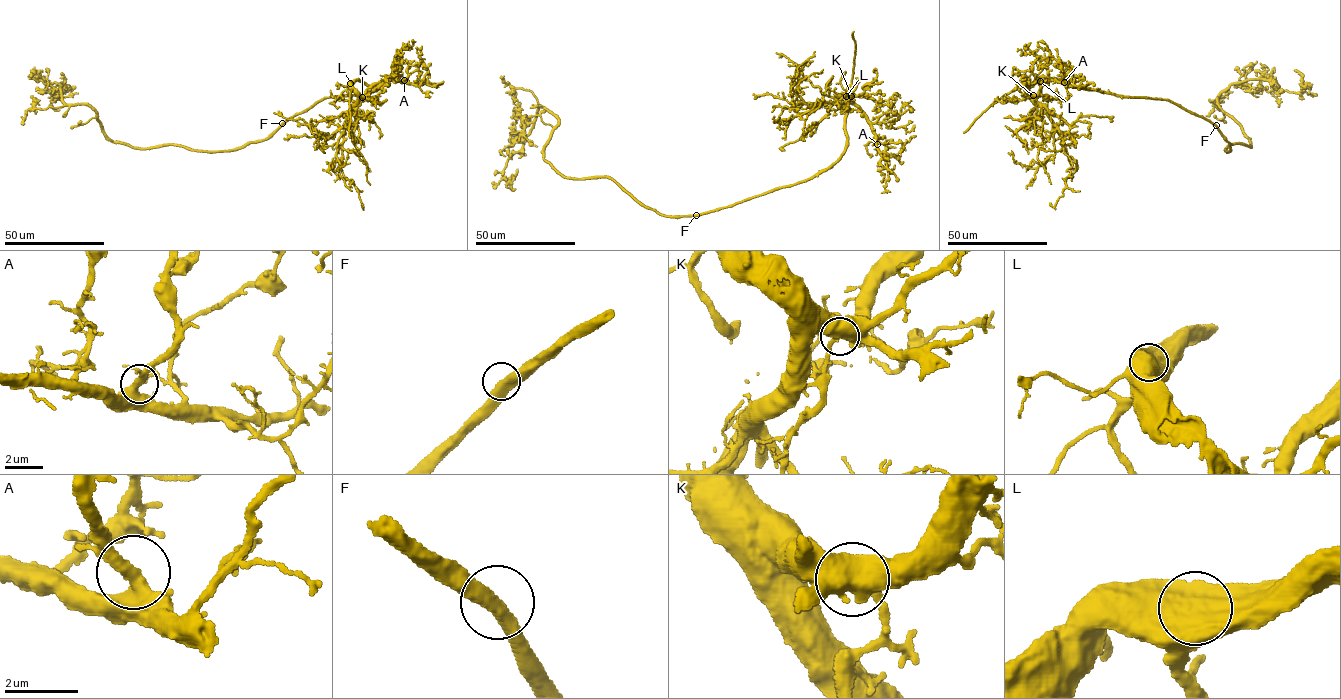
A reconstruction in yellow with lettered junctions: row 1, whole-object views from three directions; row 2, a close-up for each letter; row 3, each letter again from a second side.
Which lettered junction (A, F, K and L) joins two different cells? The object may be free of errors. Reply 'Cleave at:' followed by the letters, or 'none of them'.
Cleave at: none of them

